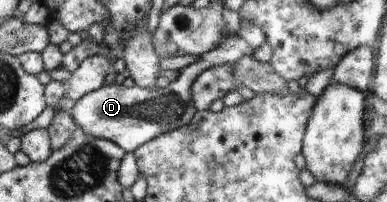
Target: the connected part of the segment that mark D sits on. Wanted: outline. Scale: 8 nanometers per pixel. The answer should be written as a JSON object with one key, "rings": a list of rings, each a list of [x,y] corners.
{"rings":[[[227,36],[218,48],[199,57],[198,62],[179,70],[178,78],[164,88],[141,88],[137,85],[126,88],[116,83],[103,86],[80,98],[68,113],[74,123],[89,136],[110,140],[127,152],[135,153],[150,140],[166,132],[186,128],[191,123],[198,112],[193,100],[193,86],[202,72],[223,63],[234,65],[242,56],[254,52],[246,40],[238,36]]]}

